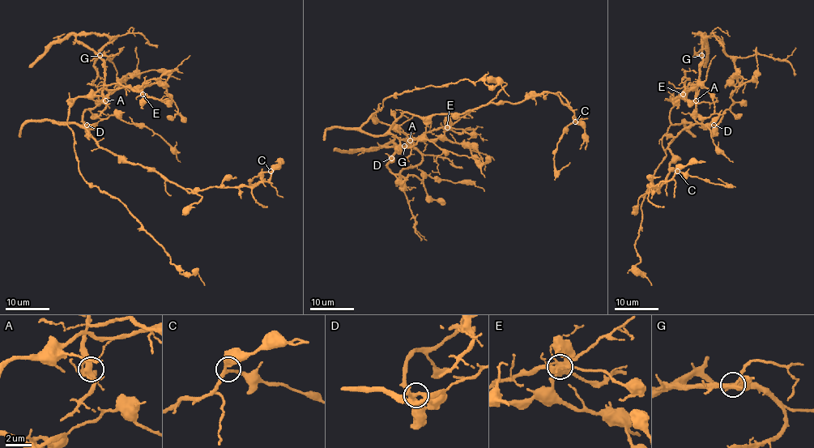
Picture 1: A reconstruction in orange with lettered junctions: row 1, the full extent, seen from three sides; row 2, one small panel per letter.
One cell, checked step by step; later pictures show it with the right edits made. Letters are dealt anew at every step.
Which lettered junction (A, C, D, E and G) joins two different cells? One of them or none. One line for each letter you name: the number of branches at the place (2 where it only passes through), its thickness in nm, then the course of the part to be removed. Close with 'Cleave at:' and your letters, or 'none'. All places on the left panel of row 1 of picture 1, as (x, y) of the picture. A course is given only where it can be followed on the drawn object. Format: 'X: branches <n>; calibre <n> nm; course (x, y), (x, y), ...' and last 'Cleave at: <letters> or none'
Cleave at: none

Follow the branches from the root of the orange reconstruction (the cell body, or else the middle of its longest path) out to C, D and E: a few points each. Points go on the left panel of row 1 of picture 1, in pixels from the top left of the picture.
C: (73, 122), (100, 147), (152, 168), (189, 192), (213, 186), (255, 186), (269, 180), (270, 171)
D: (73, 122), (87, 127), (95, 124), (87, 125)
E: (73, 122), (57, 122), (66, 122), (69, 108), (78, 97), (122, 87), (142, 94)

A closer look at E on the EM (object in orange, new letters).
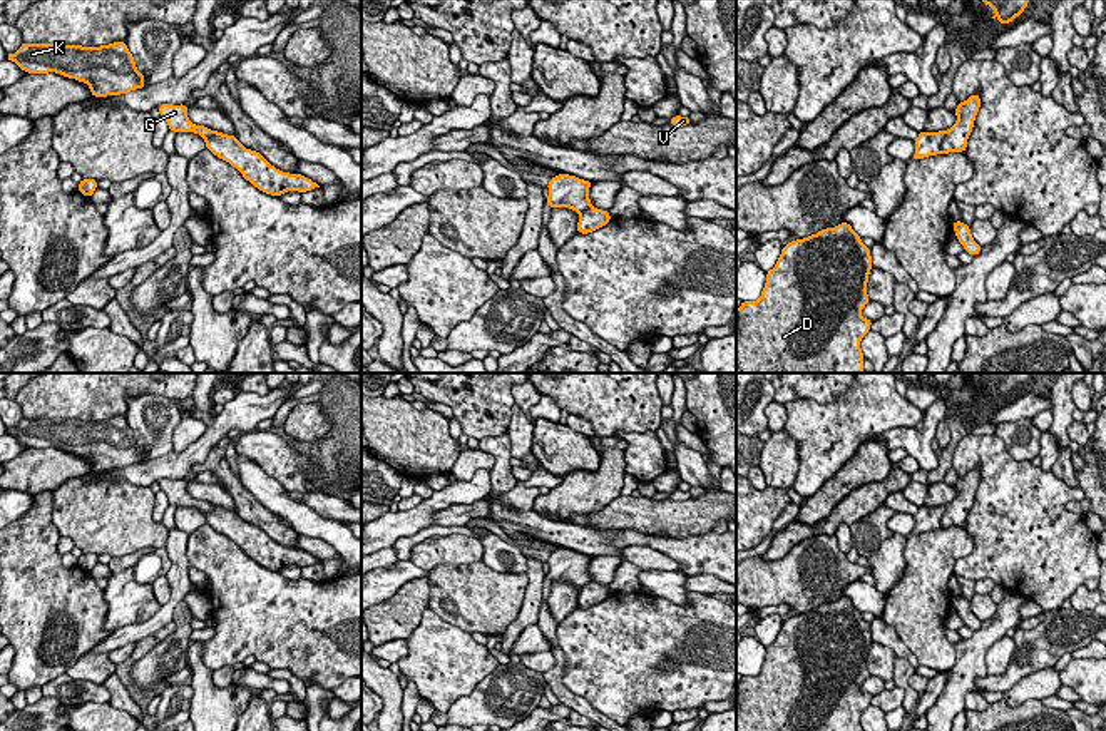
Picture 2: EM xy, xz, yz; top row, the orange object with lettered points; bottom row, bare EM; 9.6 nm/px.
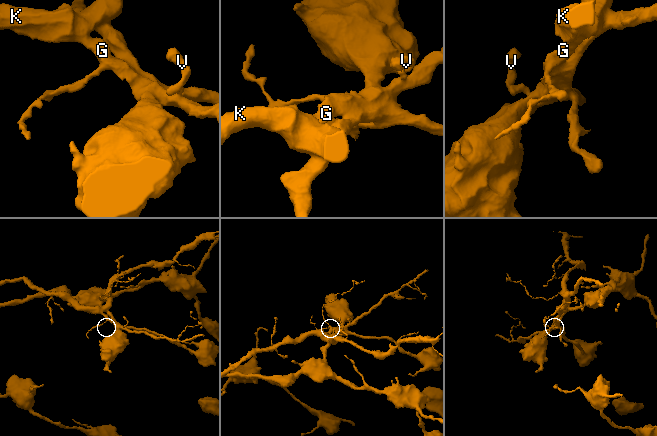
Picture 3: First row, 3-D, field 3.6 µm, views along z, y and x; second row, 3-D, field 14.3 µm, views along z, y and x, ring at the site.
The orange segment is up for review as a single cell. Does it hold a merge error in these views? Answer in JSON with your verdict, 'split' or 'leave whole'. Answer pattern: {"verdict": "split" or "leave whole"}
{"verdict": "leave whole"}

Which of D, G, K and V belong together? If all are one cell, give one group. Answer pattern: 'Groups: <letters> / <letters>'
Groups: D G K V

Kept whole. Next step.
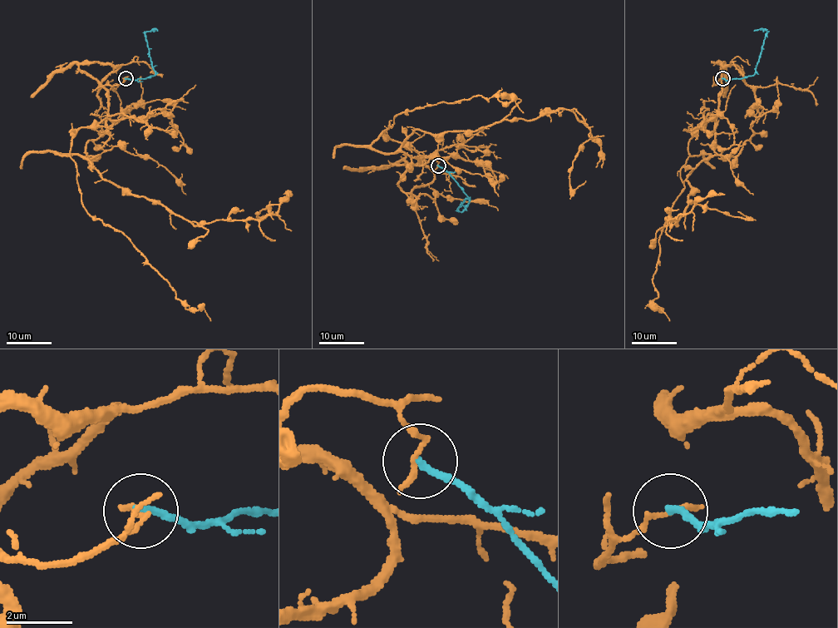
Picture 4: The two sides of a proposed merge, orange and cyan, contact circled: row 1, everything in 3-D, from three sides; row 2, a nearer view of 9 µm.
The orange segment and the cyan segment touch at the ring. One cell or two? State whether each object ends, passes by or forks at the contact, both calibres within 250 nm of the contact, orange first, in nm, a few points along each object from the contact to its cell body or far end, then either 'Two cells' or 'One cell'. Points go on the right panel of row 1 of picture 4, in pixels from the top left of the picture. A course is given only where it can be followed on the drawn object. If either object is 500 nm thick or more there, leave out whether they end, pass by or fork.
At the ring orange ends. At the ring cyan ends. Thickness 190 nm (orange) against 220 nm. Course of orange: (722, 78), (689, 140), (709, 155), (677, 225), (667, 219), (737, 211). Course of cyan: (722, 78), (730, 81), (755, 73), (765, 34), (768, 32), (753, 31). Two cells

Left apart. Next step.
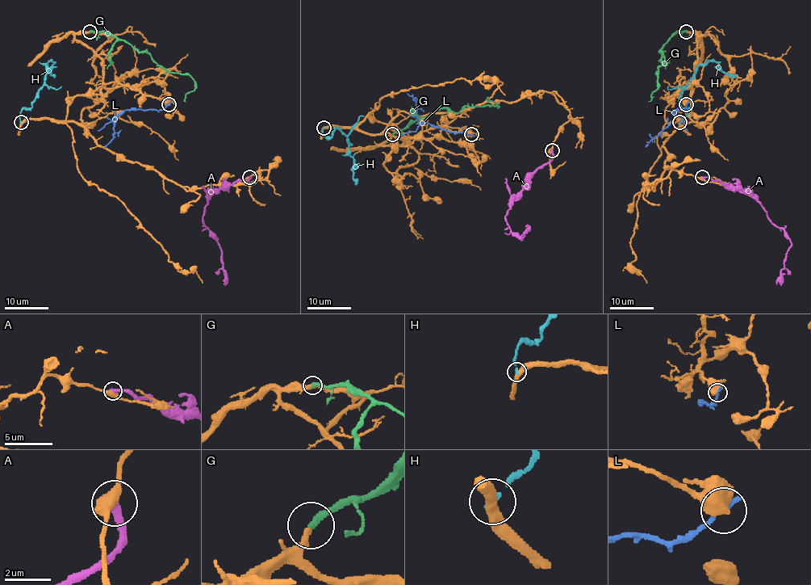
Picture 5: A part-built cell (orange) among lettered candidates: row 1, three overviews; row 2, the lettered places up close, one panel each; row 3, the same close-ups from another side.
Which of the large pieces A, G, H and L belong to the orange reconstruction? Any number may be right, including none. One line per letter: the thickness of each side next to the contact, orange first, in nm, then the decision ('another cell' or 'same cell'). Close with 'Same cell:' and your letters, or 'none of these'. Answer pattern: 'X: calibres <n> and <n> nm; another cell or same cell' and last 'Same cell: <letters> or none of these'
A: calibres 440 and 360 nm; another cell
G: calibres 300 and 320 nm; same cell
H: calibres 420 and 180 nm; another cell
L: calibres 750 and 240 nm; another cell
Same cell: G

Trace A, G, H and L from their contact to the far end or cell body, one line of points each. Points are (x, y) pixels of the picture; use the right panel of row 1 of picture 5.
A: (702, 177), (745, 189), (772, 223), (782, 229), (791, 242), (776, 284)
G: (687, 31), (676, 32), (661, 48), (665, 61), (658, 69), (657, 89), (648, 101)
H: (680, 122), (688, 109), (680, 103), (681, 94), (700, 65), (715, 61), (724, 72), (736, 76)
L: (687, 104), (684, 110), (675, 111), (675, 115), (666, 127), (645, 147)

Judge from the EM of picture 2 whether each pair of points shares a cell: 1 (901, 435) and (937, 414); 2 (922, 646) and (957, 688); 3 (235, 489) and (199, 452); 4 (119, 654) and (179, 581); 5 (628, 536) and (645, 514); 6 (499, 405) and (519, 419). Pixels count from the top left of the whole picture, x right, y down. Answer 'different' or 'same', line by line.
1: same
2: different
3: different
4: different
5: different
6: different

